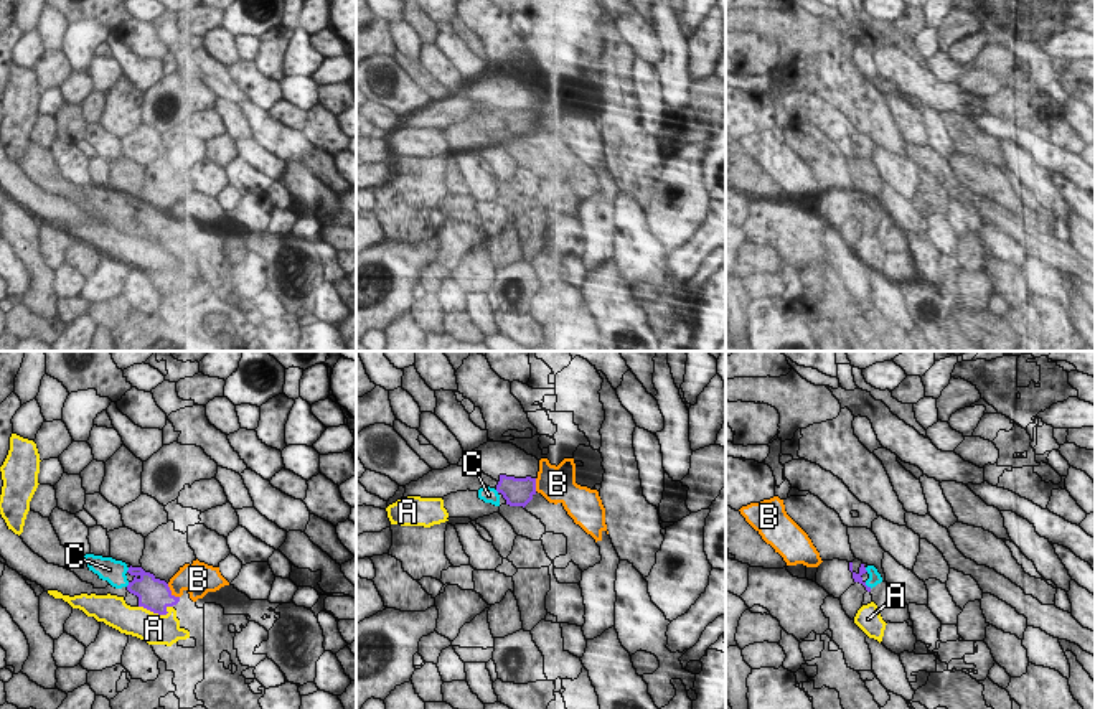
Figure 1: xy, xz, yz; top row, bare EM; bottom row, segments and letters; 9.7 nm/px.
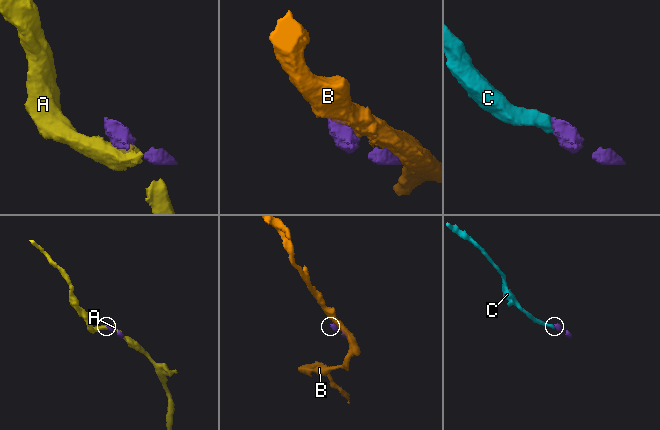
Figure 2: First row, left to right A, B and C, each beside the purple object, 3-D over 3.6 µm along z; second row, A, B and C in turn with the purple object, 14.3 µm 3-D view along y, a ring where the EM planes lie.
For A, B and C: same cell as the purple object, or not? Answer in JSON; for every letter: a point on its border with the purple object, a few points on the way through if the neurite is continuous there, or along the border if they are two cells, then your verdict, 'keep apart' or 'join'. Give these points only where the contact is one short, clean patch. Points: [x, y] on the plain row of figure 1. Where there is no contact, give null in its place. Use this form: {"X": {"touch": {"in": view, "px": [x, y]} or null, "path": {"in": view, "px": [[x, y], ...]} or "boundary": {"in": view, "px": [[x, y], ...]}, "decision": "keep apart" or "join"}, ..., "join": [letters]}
{"A": {"touch": {"in": "xy", "px": [157, 243]}, "boundary": {"in": "xy", "px": [[139, 236], [159, 244], [165, 244], [172, 238]]}, "decision": "keep apart"}, "B": {"touch": {"in": "xy", "px": [170, 223]}, "decision": "keep apart"}, "C": {"touch": {"in": "yz", "px": [866, 216]}, "path": {"in": "yz", "px": [[856, 208], [866, 216], [874, 208]]}, "decision": "join"}, "join": ["C"]}

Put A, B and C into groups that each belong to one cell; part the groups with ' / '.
A / B / C

